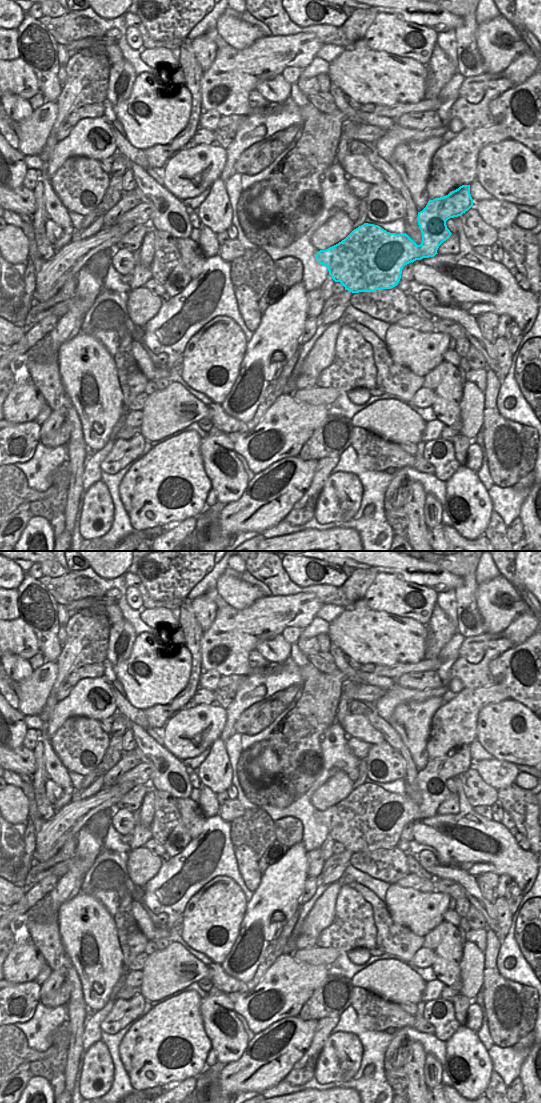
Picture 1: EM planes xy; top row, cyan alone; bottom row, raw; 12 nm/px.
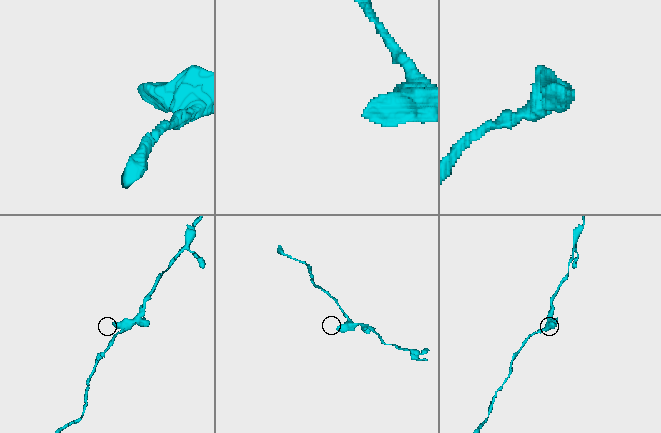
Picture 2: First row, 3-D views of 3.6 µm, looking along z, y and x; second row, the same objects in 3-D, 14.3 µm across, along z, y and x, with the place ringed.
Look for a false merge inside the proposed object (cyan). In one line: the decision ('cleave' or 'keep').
keep

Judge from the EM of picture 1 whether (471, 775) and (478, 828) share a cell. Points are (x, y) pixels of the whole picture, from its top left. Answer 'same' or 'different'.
different

